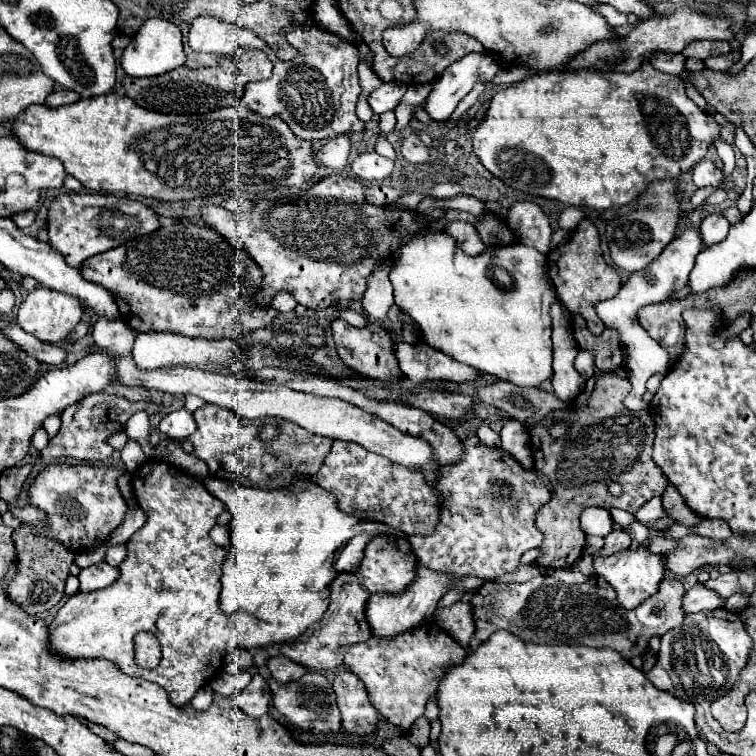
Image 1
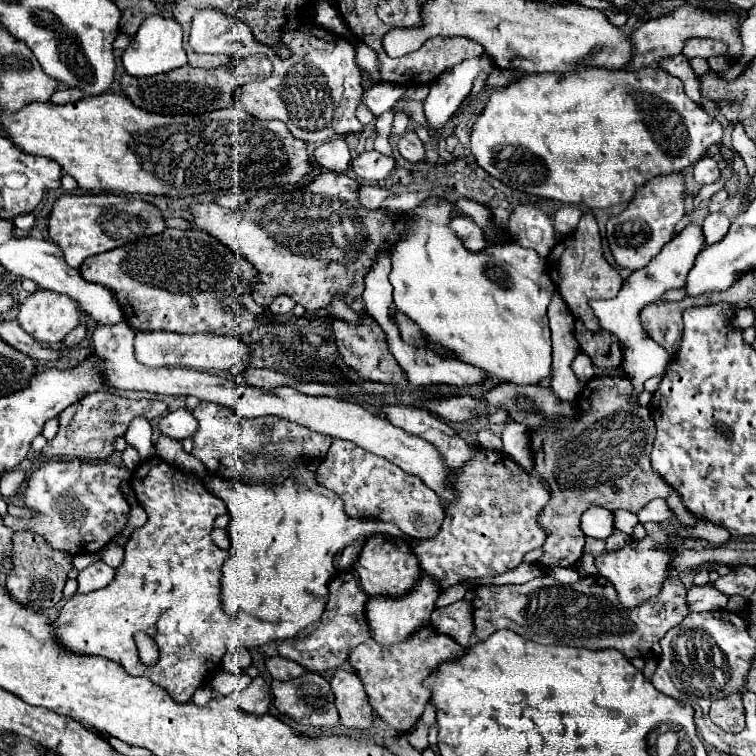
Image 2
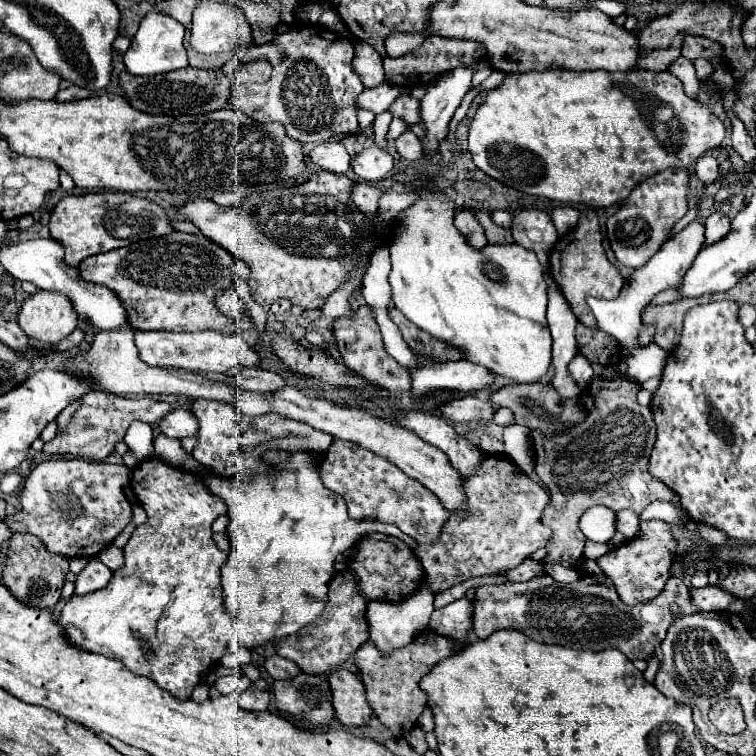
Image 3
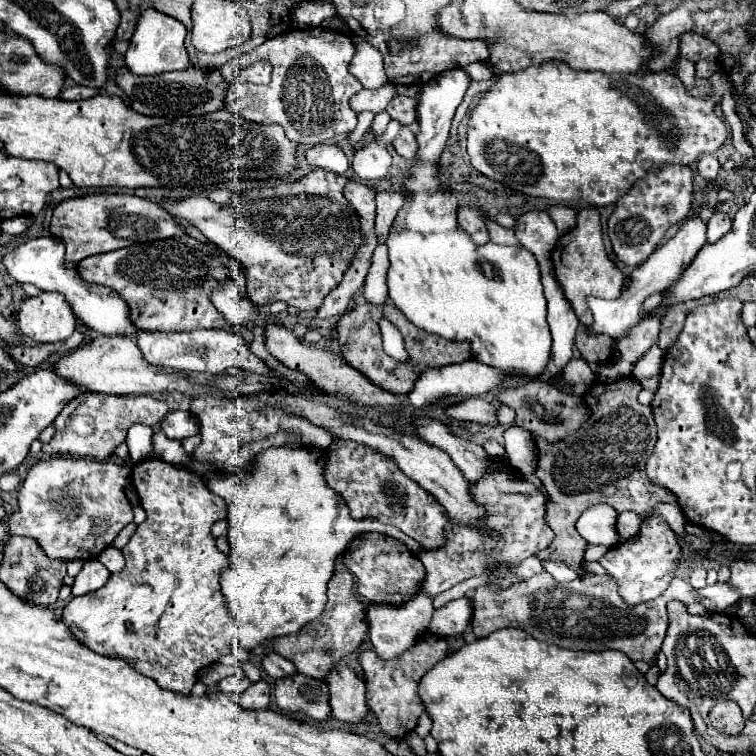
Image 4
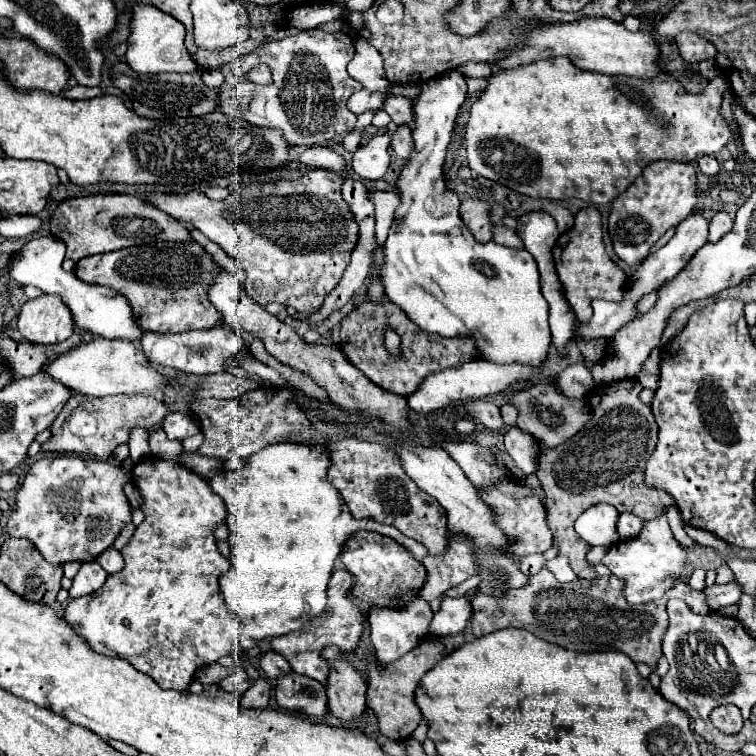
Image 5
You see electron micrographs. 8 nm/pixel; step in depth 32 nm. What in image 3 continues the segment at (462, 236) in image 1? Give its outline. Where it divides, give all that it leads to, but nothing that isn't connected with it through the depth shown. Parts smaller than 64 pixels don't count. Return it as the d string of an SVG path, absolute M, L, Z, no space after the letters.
M460 210L454 218L454 224L456 224L456 230L468 240L468 244L472 244L472 248L484 248L488 244L482 226L476 222L476 218L470 212Z

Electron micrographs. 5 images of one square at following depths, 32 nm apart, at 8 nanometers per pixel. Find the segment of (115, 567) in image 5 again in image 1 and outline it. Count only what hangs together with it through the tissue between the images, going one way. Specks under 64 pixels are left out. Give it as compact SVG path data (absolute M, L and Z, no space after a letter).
M118 544L118 546L112 546L108 548L106 552L106 562L108 564L114 564L114 566L120 566L126 558L126 544Z

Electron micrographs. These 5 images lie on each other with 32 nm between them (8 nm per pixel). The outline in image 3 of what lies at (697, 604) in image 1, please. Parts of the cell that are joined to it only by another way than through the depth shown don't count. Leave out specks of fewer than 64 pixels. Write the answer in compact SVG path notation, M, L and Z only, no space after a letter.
M716 586L692 588L692 602L698 604L700 610L724 612L732 600L734 600L732 594L728 596L728 592L724 592L722 588L716 588Z

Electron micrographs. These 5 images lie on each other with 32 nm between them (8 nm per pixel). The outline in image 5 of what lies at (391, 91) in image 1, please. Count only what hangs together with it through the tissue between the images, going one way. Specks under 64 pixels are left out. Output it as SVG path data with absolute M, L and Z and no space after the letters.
M388 86L386 90L378 90L378 92L370 92L370 90L364 90L364 88L362 88L360 92L356 92L356 94L348 100L348 108L352 108L354 114L362 114L362 112L366 112L366 110L378 112L378 110L384 108L388 96L390 96L390 86Z

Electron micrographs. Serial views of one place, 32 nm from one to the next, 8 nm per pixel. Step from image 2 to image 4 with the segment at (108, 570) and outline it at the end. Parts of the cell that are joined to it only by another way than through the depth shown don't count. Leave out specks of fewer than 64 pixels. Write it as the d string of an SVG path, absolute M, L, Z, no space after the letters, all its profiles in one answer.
M86 560L84 568L80 570L80 574L72 584L72 596L84 596L84 594L96 592L108 582L108 578L110 578L110 572L102 562Z

